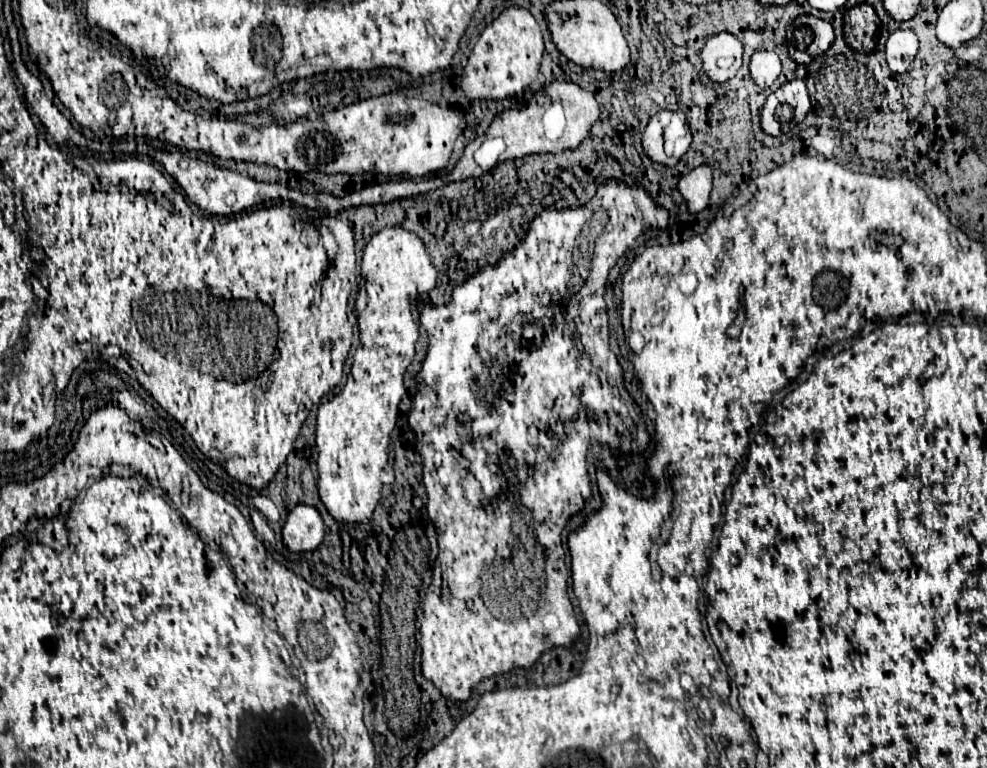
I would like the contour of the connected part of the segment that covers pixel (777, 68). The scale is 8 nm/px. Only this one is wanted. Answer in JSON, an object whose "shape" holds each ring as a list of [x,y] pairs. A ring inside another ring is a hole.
{"shape":[[[759,50],[751,56],[749,68],[755,84],[759,84],[761,88],[769,88],[775,82],[775,78],[781,74],[781,60],[775,52]]]}

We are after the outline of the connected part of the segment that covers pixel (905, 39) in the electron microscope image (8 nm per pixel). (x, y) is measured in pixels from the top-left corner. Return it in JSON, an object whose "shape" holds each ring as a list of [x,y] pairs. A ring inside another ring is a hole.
{"shape":[[[895,30],[885,46],[889,68],[897,74],[905,72],[911,66],[917,48],[919,48],[919,40],[913,30]]]}

